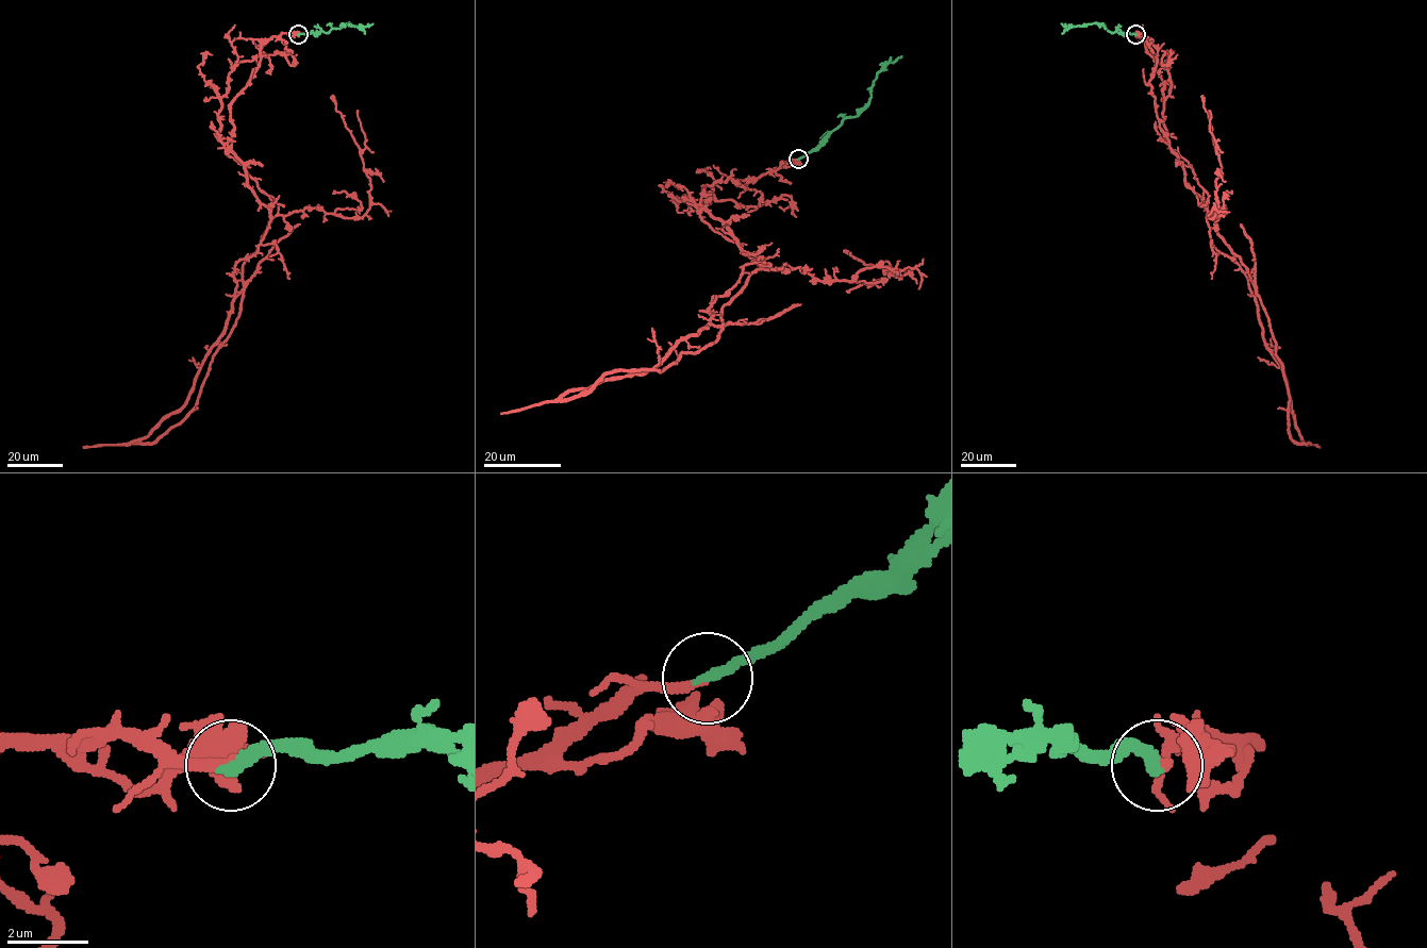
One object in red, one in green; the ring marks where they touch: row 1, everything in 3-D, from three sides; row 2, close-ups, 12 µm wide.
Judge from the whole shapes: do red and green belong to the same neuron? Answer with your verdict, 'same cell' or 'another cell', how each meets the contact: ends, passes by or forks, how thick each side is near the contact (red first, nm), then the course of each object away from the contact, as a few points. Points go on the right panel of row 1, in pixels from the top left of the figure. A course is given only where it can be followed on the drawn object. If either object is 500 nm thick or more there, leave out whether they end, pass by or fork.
same cell; red ends; green ends; calibres 240 and 300 nm; course red (1135, 34), (1158, 51), (1149, 84), (1160, 130), (1184, 183), (1246, 268), (1295, 428), (1320, 447); course green (1135, 34), (1111, 33), (1095, 22), (1075, 27), (1061, 23)

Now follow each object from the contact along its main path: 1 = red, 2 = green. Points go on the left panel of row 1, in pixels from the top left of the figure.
1: (298, 34), (265, 42), (231, 105), (231, 150), (270, 221), (225, 333), (187, 401), (146, 436), (83, 447)
2: (298, 34), (328, 33), (349, 22), (354, 27), (372, 23)

